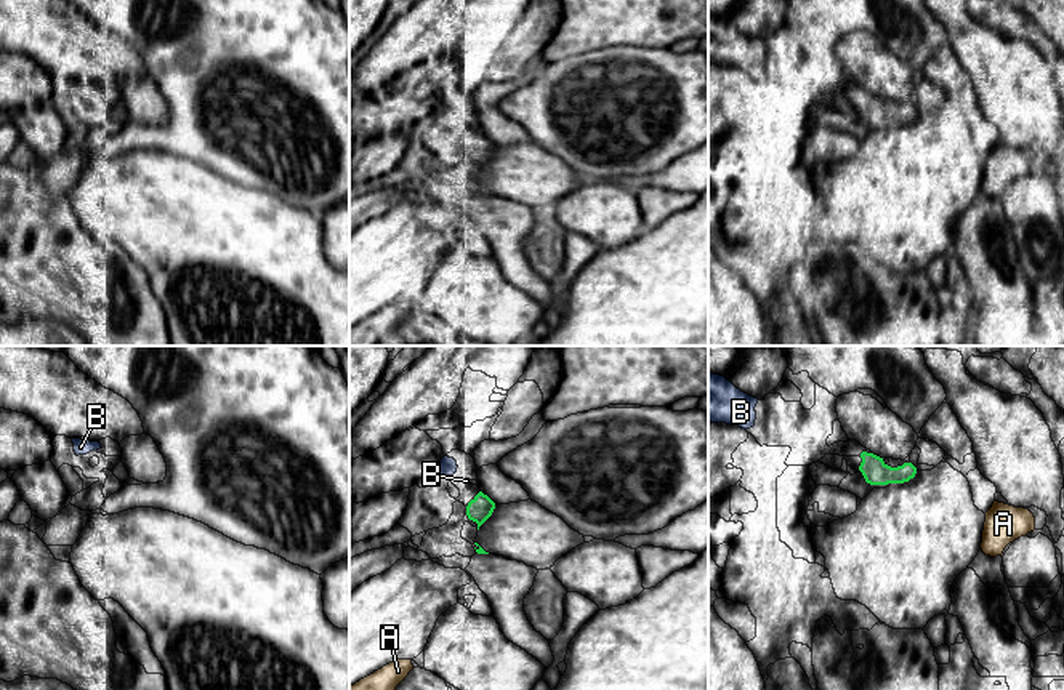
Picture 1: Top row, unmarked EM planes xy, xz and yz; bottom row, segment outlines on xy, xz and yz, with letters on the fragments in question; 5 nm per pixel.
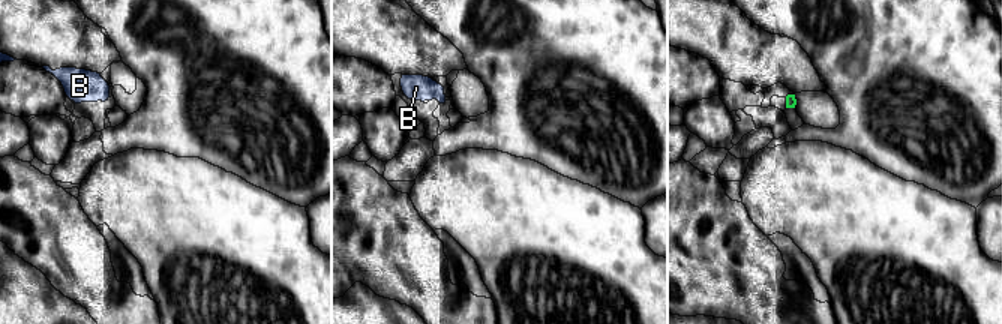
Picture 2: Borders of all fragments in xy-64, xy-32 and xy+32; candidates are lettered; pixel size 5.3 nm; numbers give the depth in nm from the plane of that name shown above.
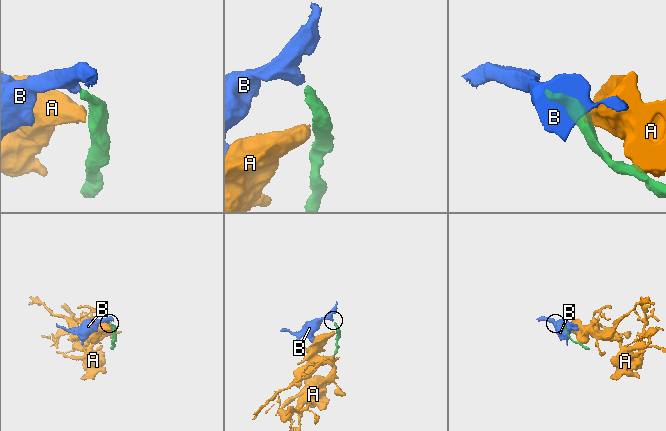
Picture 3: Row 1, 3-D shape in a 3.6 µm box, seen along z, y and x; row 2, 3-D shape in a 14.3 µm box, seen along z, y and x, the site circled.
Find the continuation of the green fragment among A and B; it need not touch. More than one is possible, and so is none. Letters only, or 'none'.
B

